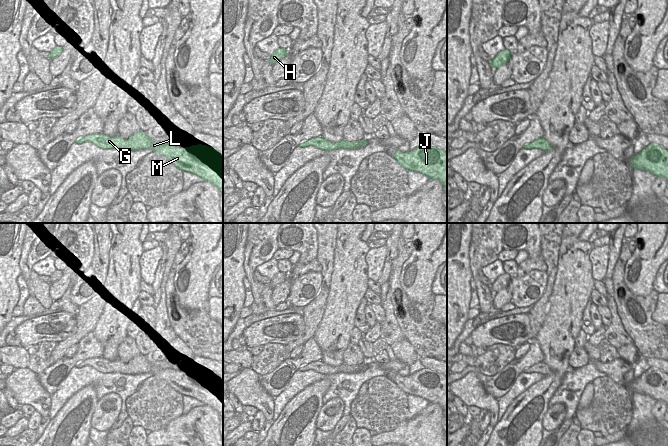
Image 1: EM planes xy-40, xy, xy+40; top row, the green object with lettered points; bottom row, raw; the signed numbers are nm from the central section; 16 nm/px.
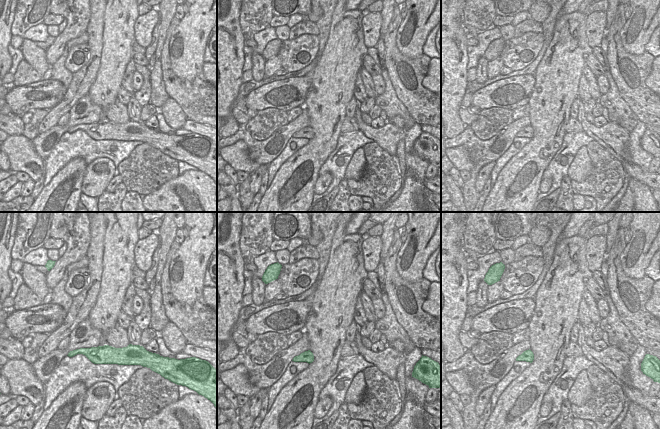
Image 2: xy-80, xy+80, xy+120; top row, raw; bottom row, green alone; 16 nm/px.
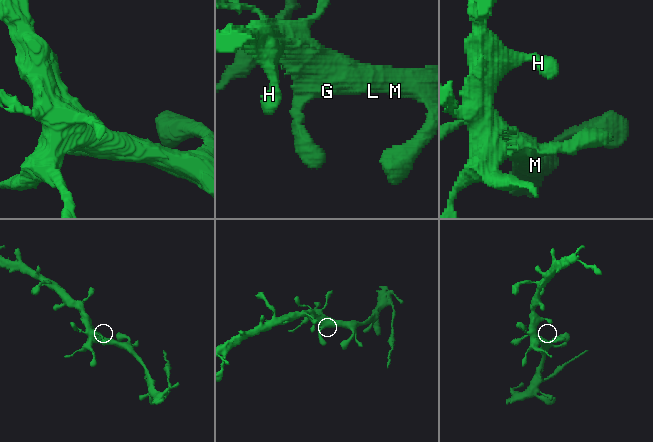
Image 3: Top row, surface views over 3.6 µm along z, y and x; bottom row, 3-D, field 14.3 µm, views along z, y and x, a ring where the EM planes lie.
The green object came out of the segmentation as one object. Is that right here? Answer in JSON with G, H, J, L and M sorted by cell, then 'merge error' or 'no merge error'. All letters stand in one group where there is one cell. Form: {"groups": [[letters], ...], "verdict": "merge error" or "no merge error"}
{"groups": [["G", "H", "J", "L", "M"]], "verdict": "no merge error"}

